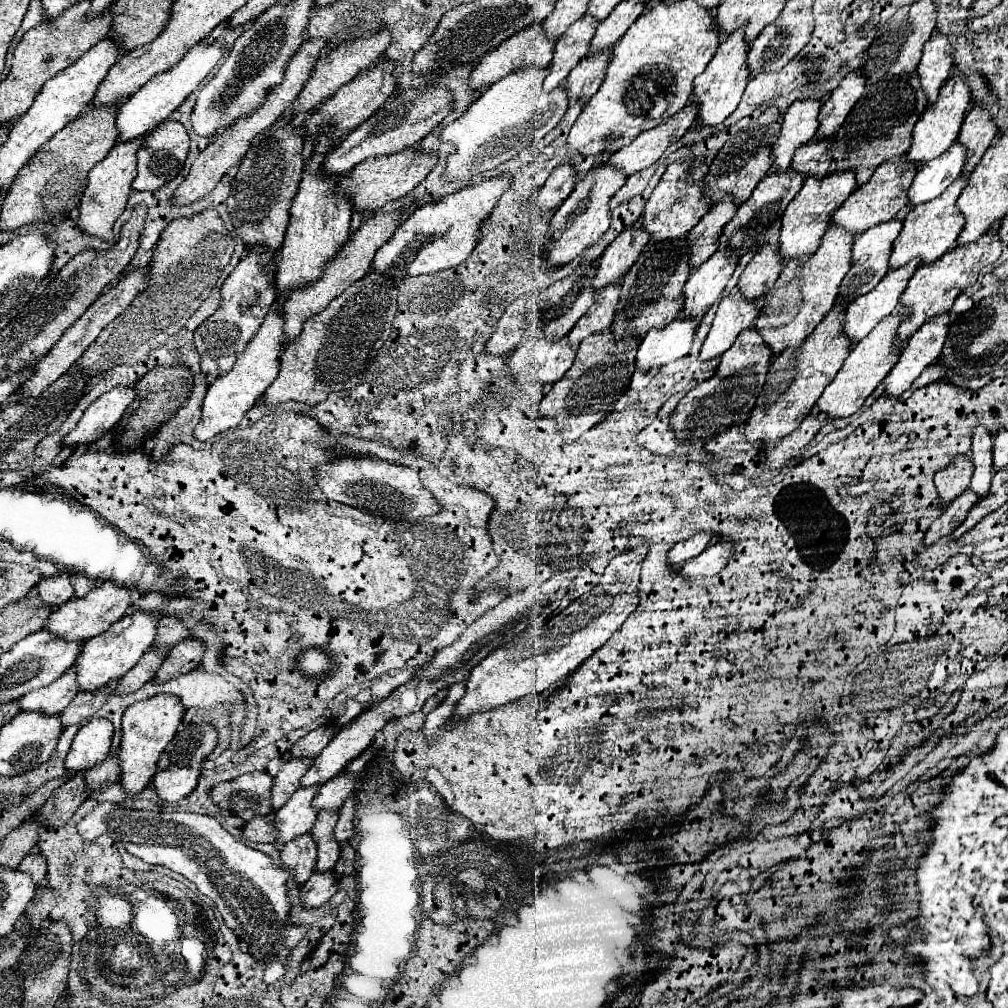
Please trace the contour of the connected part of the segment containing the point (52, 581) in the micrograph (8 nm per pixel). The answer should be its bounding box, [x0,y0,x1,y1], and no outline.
[38,573,74,607]

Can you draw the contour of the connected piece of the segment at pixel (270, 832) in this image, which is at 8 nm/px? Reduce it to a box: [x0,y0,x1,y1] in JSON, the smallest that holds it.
[242,815,274,843]

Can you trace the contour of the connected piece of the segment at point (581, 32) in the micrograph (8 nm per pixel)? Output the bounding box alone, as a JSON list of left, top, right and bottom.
[544,17,598,91]

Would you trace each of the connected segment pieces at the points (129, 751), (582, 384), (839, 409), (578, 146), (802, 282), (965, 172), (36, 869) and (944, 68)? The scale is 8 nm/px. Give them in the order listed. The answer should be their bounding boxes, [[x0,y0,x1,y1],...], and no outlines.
[[118,695,184,795],[538,331,638,439],[814,309,902,421],[566,1,718,153],[752,227,854,355],[958,107,998,177],[18,853,46,885],[918,33,952,105]]

